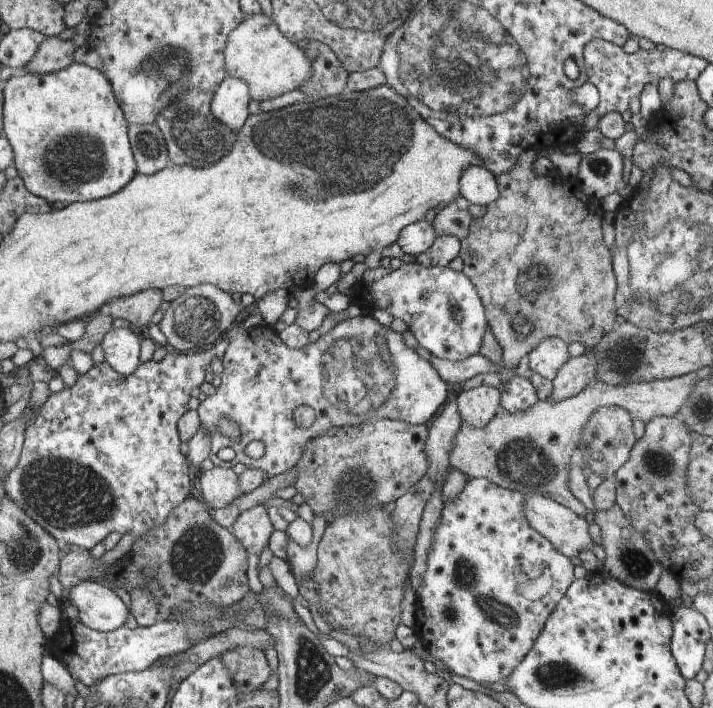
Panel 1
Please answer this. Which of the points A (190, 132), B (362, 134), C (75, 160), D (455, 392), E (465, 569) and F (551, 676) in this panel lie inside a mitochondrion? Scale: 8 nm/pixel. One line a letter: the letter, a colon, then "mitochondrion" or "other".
A: mitochondrion
B: mitochondrion
C: mitochondrion
D: other
E: mitochondrion
F: mitochondrion

